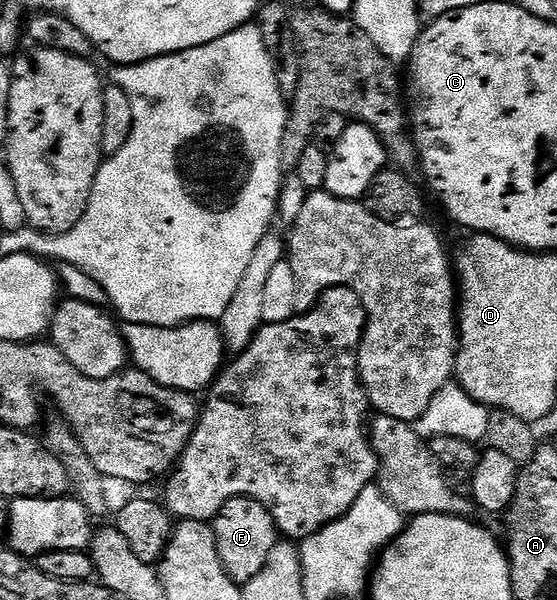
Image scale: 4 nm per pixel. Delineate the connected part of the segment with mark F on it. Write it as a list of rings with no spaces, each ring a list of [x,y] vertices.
[[[231,498],[218,512],[214,520],[218,556],[226,572],[236,583],[254,580],[258,572],[270,560],[270,552],[276,547],[278,531],[270,512],[253,498]]]

